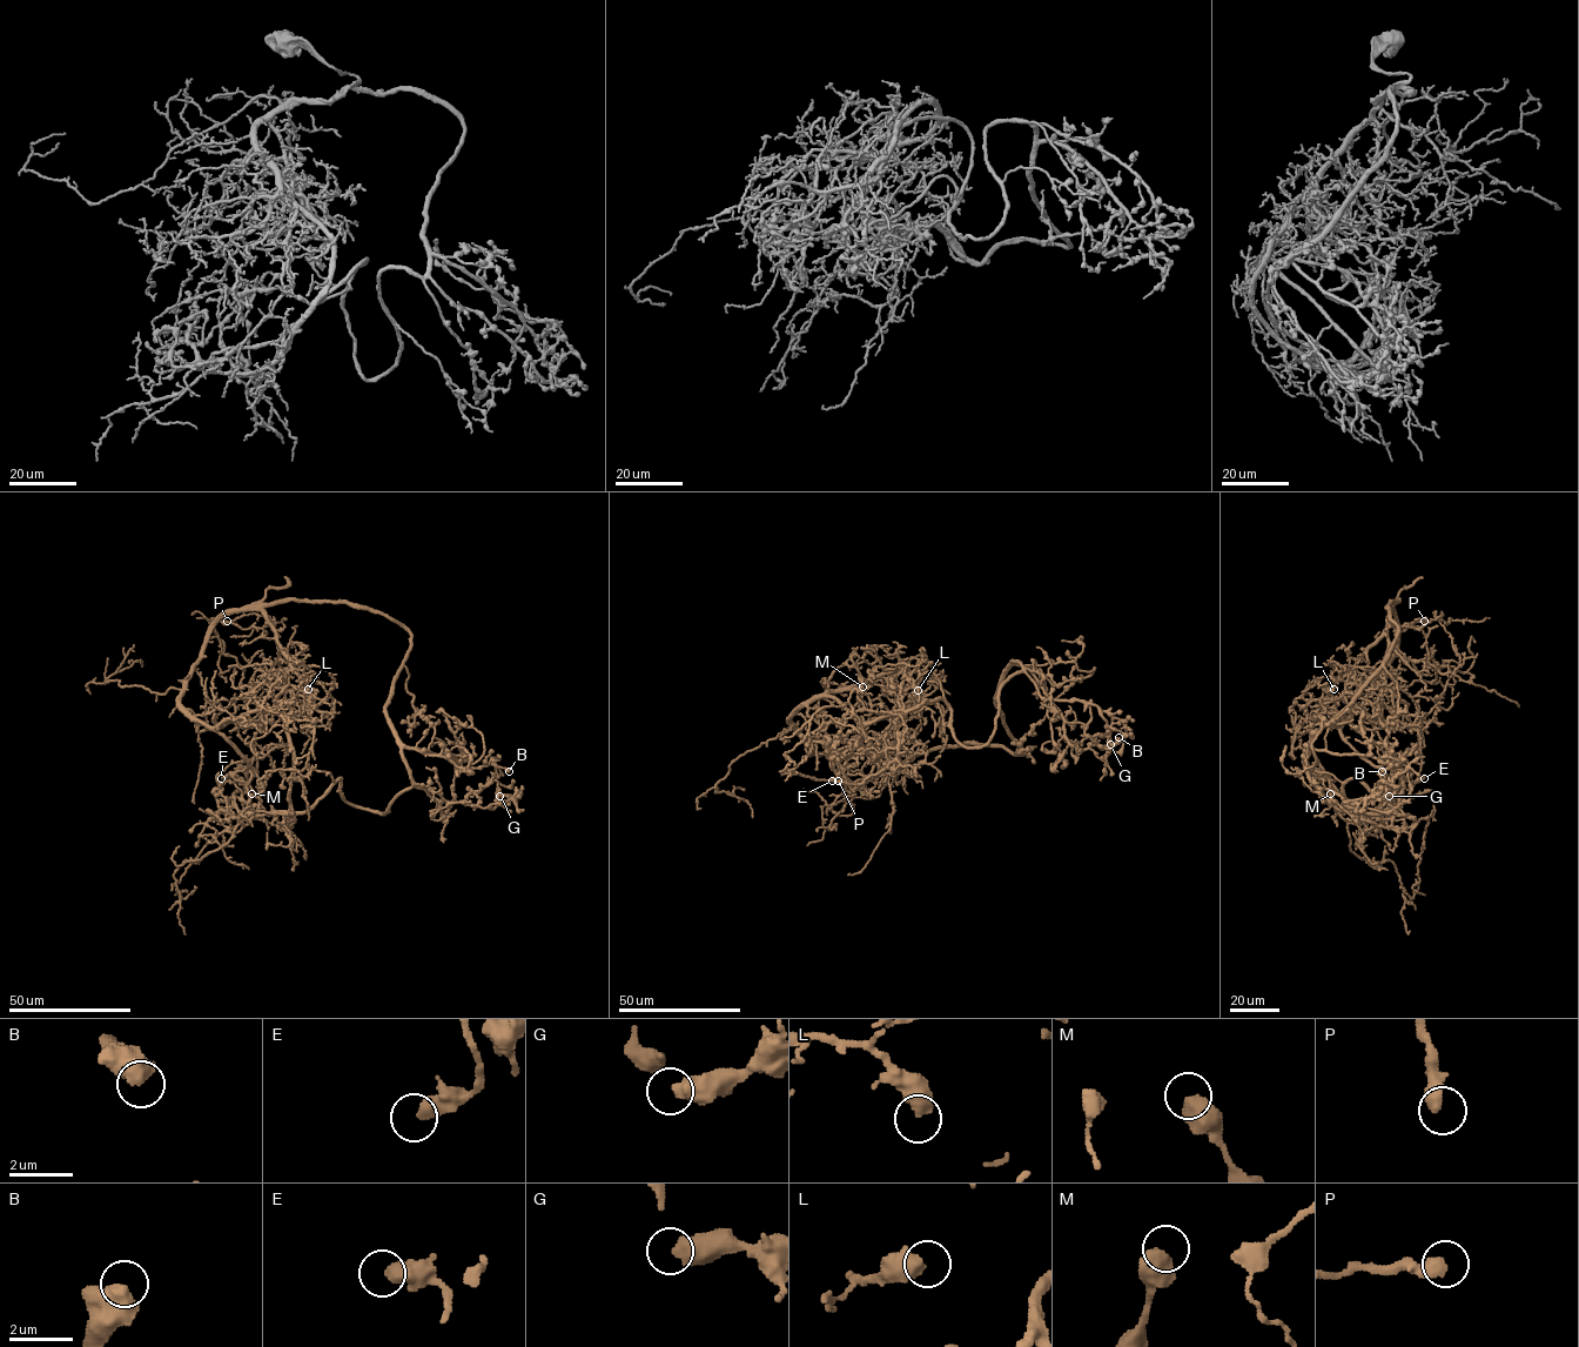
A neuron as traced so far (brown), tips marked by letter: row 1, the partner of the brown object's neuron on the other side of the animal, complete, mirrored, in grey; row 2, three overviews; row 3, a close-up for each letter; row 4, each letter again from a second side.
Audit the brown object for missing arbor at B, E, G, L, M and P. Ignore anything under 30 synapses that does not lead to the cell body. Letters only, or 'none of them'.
none of them

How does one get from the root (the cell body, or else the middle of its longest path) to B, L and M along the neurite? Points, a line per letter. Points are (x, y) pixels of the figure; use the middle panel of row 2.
B: (926, 672), (967, 746), (993, 735), (998, 690), (1022, 670), (1013, 661), (1059, 712), (1070, 744), (1119, 737)
L: (926, 672), (912, 683), (901, 668), (881, 675), (887, 691), (892, 684), (899, 690), (912, 684), (918, 690)
M: (926, 672), (907, 689), (900, 687), (902, 711), (867, 710), (858, 696), (862, 687)

